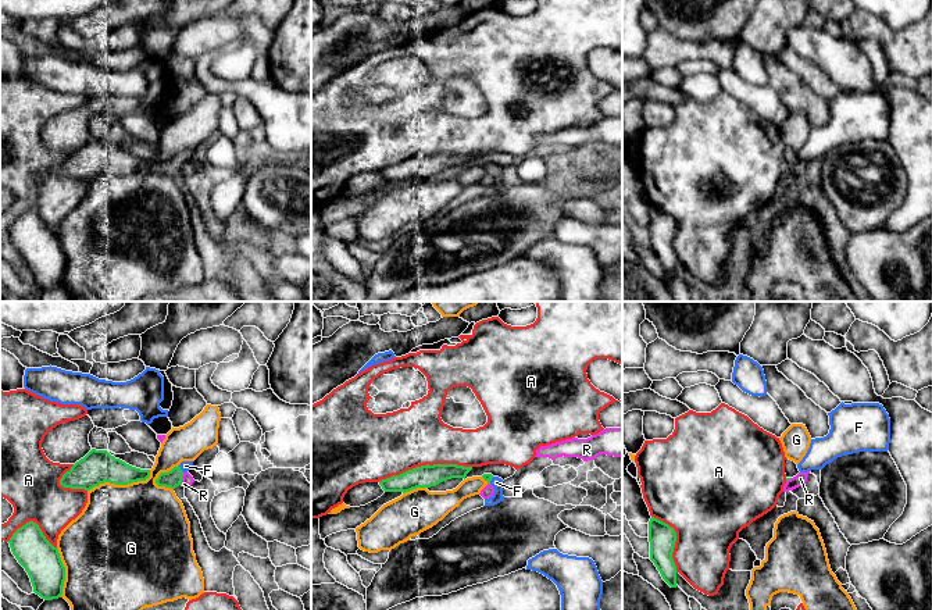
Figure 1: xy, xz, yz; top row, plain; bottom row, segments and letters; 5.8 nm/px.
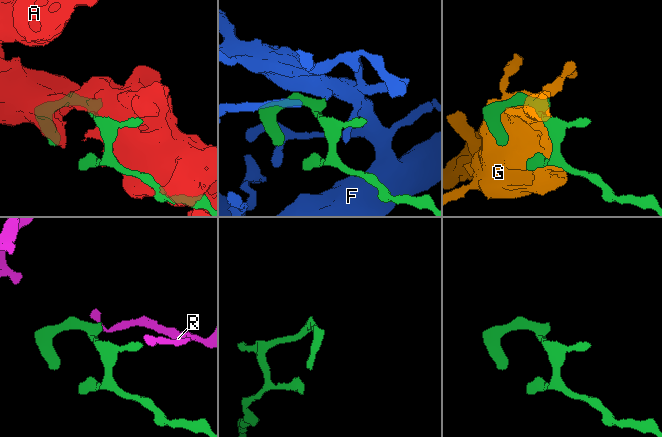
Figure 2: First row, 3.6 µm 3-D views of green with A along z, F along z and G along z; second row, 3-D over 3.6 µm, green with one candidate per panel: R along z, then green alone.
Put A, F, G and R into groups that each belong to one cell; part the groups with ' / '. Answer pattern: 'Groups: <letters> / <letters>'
Groups: A / F / G / R

